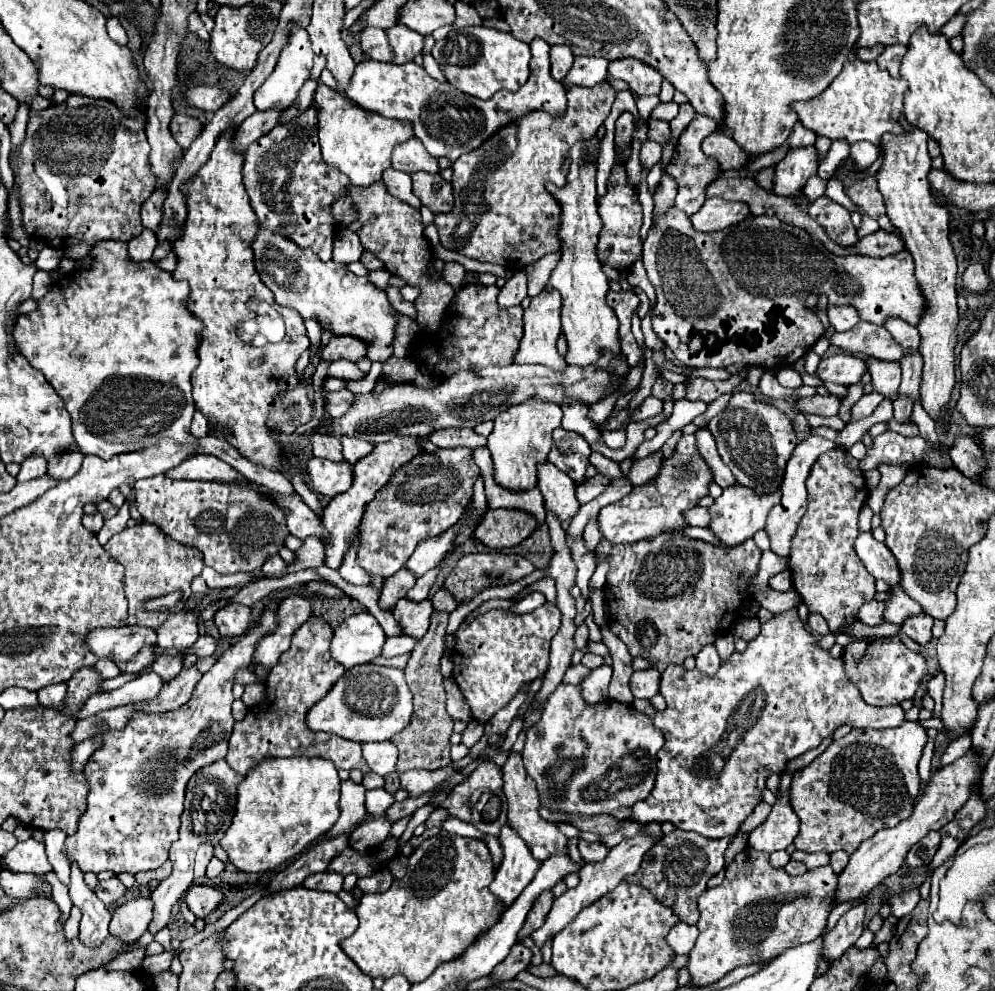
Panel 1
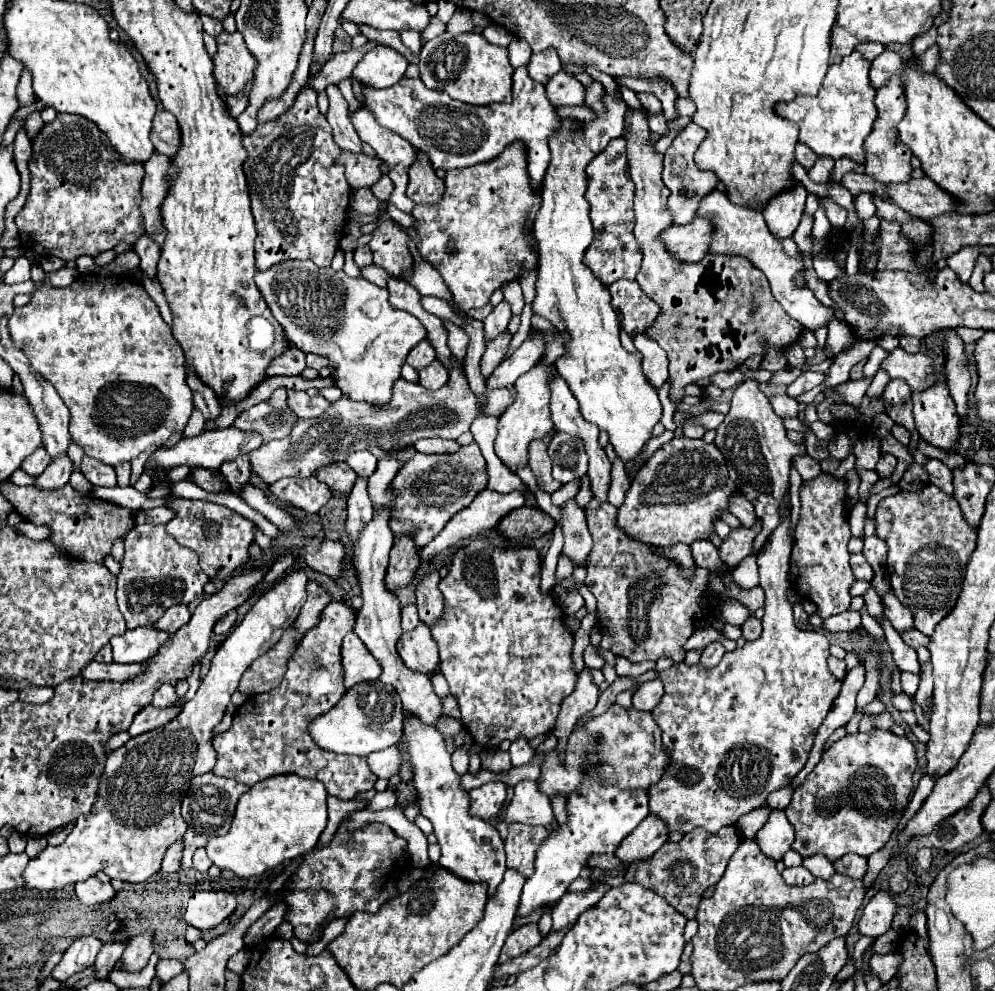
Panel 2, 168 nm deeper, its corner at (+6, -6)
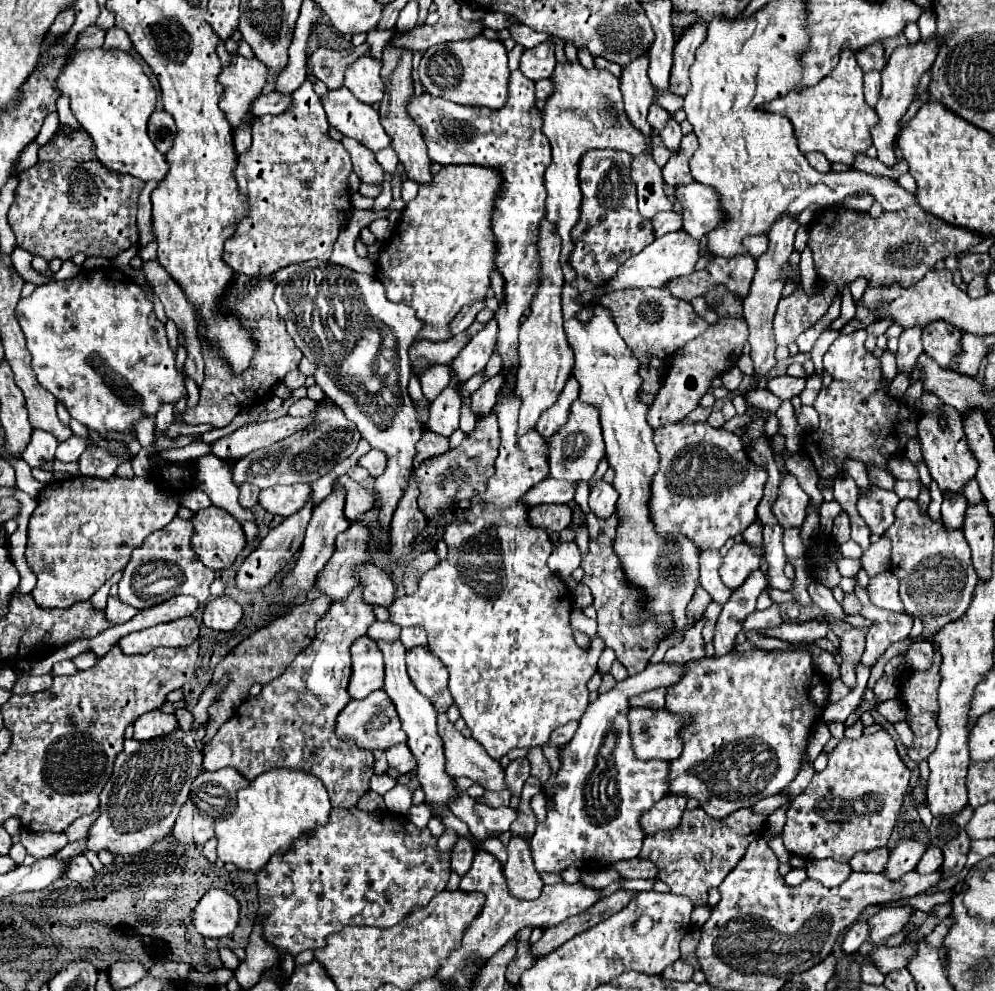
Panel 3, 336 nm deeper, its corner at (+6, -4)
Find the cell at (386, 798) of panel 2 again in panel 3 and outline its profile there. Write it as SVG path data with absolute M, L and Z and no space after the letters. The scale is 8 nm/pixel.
M397 784L395 788L391 788L387 794L385 794L385 806L397 814L407 814L407 810L411 808L413 804L413 794L407 786L403 784Z

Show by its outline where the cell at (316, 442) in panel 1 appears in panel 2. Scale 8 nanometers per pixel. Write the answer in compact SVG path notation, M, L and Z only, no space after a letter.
M329 464L325 468L319 468L315 474L321 482L325 482L333 492L351 492L353 482L357 480L357 474L345 464Z

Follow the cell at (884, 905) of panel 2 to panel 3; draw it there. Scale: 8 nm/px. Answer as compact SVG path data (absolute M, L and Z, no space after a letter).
M855 922L843 936L843 942L841 942L841 950L845 954L853 954L859 950L859 946L867 940L869 936L869 926L867 922Z

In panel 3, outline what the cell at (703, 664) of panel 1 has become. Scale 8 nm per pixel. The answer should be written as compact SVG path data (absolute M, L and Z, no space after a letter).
M755 570L741 588L737 588L729 602L723 606L723 612L715 626L715 654L729 654L735 644L735 636L743 630L745 618L755 612L757 596L761 590L767 588L767 578L761 574L761 570Z

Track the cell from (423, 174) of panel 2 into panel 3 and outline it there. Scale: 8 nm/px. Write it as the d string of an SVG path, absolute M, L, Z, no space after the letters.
M387 46L383 50L383 66L381 66L381 78L385 82L385 96L381 100L381 124L387 130L387 134L391 136L391 146L399 156L399 162L405 166L407 178L425 184L431 182L431 160L427 156L427 146L423 142L421 136L421 128L413 122L413 118L409 118L407 112L407 104L409 98L413 98L413 78L411 78L411 60L413 60L413 52L399 48L399 46Z

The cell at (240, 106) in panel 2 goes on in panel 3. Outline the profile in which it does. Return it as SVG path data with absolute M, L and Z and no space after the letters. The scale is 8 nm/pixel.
M271 92L267 96L259 96L251 110L253 110L253 116L263 116L263 114L271 114L271 116L277 116L277 114L283 114L285 110L289 110L291 106L291 96L289 94L281 94L281 92Z

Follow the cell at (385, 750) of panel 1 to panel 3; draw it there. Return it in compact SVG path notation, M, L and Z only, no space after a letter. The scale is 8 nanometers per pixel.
M405 744L391 746L385 754L387 754L387 760L389 760L389 766L395 768L399 774L407 774L417 766L417 760L413 758L409 746L405 746Z

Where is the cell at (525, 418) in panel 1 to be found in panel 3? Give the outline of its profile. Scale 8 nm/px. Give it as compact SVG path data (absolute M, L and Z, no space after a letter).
M547 218L541 220L539 226L539 262L541 262L541 286L531 302L531 314L521 324L519 332L519 356L521 366L517 372L515 396L521 400L519 410L519 430L517 434L525 434L535 428L537 418L543 410L557 402L571 370L573 370L573 350L565 338L563 330L563 312L561 312L561 288L563 288L563 270L559 262L561 254L561 238L553 234L553 226Z

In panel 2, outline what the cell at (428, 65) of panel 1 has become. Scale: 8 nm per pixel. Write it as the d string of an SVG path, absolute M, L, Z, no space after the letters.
M405 30L405 32L401 32L401 40L403 40L403 44L405 44L413 54L419 54L419 50L421 50L421 36L419 36L419 32Z

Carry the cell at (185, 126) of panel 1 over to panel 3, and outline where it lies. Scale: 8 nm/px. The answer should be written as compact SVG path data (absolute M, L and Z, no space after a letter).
M165 110L153 112L151 118L149 118L147 132L149 132L149 138L153 140L155 148L161 154L165 154L171 148L173 138L175 138L175 122L173 122L171 114L167 114Z

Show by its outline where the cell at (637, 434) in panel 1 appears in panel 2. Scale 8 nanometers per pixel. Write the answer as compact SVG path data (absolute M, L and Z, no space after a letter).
M709 411L703 414L703 416L691 416L687 420L683 420L681 426L687 426L687 424L699 424L704 426L707 430L716 429L721 422L723 422L725 415L722 413Z

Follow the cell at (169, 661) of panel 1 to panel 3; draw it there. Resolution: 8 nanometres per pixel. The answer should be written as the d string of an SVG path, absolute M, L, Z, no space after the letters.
M179 708L179 710L175 710L175 716L177 716L177 722L179 722L179 728L191 730L191 726L193 726L193 714L189 710Z

